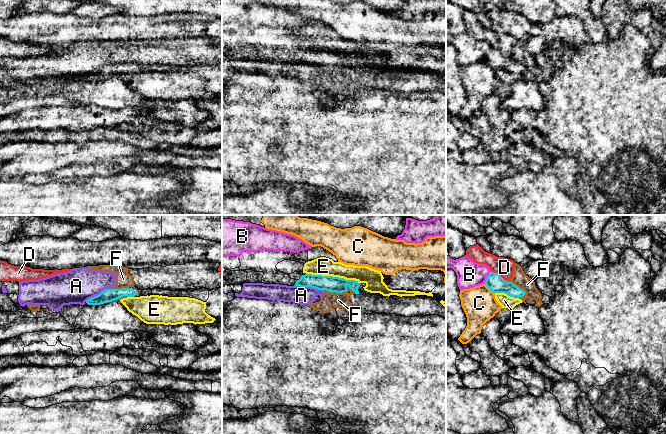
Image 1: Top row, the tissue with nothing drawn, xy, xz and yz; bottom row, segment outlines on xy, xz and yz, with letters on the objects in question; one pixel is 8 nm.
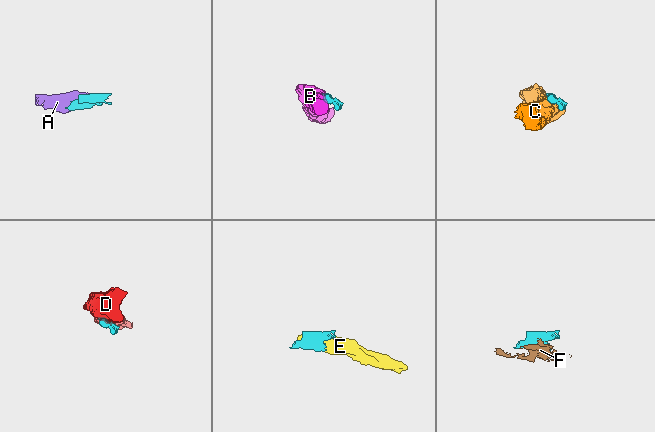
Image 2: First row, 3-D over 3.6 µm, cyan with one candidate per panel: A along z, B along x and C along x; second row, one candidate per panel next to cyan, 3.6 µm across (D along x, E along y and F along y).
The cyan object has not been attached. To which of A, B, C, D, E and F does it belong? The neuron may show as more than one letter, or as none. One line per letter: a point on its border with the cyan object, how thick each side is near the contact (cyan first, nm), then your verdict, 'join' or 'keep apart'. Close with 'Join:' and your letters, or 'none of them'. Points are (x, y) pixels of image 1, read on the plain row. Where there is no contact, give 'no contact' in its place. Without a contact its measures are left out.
A: xz (309, 62) | 130/140 nm | keep apart
B: yz (487, 53) | 140/200 nm | keep apart
C: yz (489, 64) | 140/280 nm | keep apart
D: yz (498, 50) | 140/150 nm | keep apart
E: xz (332, 52) | 130/150 nm | keep apart
F: xz (340, 68) | 130/130 nm | keep apart
Join: none of them

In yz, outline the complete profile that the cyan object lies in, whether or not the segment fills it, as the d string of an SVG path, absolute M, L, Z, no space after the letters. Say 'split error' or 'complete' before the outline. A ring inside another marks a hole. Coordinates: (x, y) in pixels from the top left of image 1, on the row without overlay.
complete | M490 48L485 57L493 69L505 69L510 73L523 73L526 68L512 58L504 56L498 49Z

